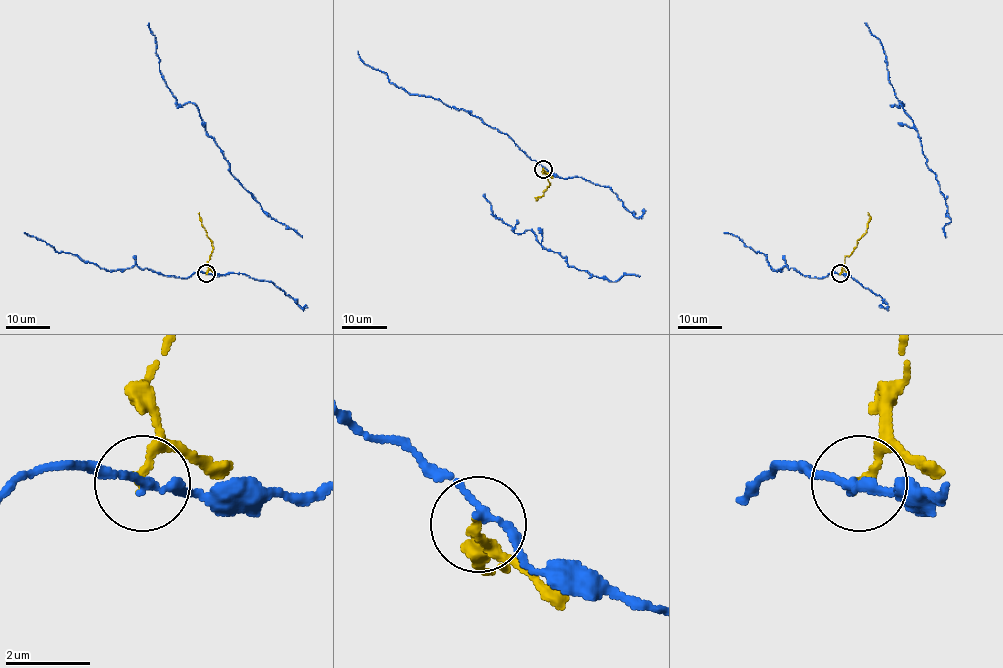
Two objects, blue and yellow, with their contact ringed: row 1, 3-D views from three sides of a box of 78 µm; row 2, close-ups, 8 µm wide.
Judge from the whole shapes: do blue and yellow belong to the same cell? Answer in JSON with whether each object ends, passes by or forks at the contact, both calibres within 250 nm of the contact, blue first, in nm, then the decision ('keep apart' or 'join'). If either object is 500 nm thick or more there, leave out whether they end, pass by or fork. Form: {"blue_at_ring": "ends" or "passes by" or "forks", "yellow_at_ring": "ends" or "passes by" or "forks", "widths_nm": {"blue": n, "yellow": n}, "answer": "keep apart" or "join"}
{"blue_at_ring": "passes by", "yellow_at_ring": "ends", "widths_nm": {"blue": 180, "yellow": 200}, "answer": "keep apart"}

